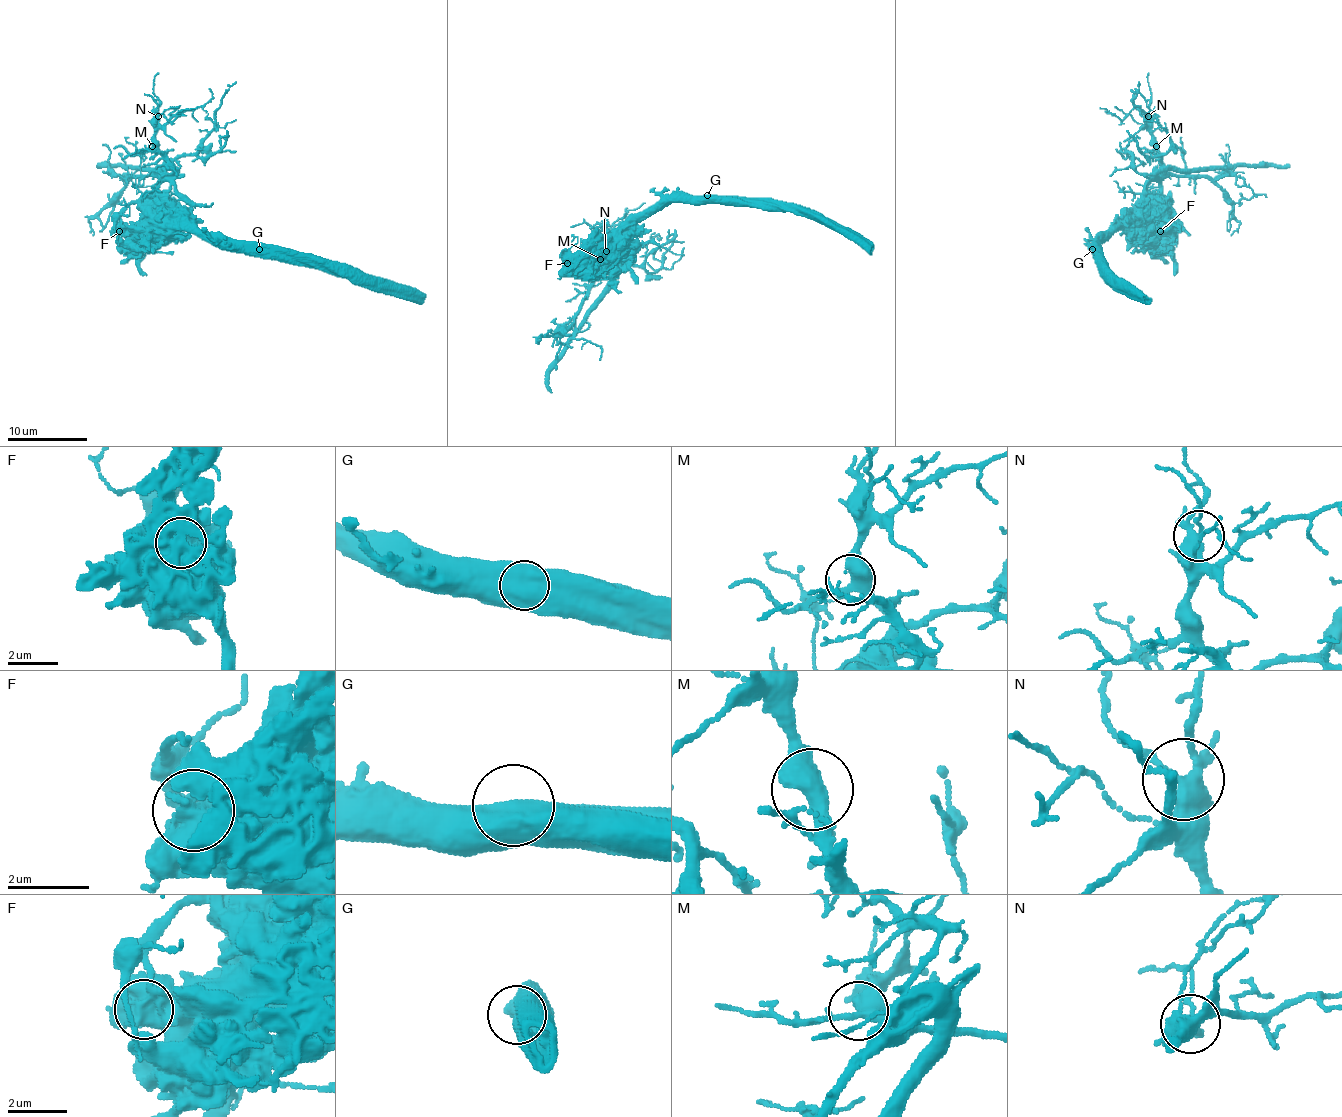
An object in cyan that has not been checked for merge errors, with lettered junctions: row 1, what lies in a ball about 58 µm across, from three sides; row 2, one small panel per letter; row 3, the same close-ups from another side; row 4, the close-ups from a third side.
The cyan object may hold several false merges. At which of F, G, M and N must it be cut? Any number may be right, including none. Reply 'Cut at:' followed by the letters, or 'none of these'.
Cut at: F

